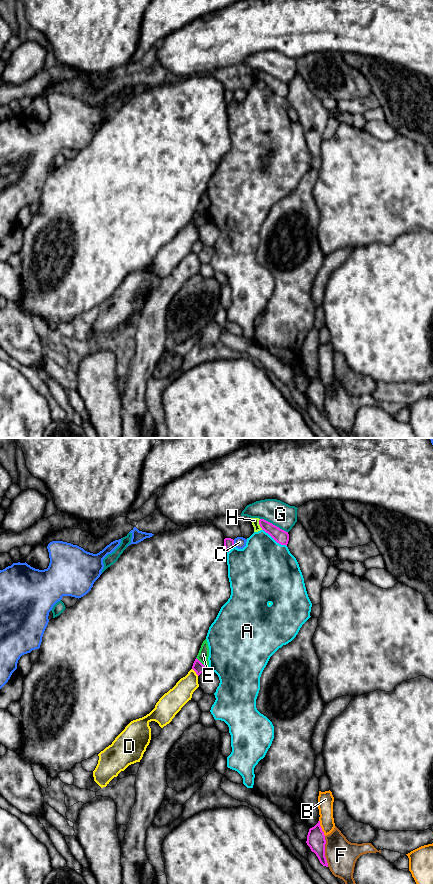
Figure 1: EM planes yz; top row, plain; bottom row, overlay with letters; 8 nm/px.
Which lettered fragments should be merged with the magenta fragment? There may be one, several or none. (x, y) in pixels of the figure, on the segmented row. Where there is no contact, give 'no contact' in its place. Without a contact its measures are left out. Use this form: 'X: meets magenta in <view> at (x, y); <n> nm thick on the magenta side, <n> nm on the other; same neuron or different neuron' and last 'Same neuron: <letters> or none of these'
A: meets magenta in yz at (274, 539); 110 nm thick on the magenta side, 460 nm on the other; different neuron
B: meets magenta in yz at (321, 828); 150 nm thick on the magenta side, 130 nm on the other; different neuron
C: meets magenta in yz at (233, 543); 80 nm thick on the magenta side, 90 nm on the other; different neuron
D: meets magenta in yz at (195, 671); 90 nm thick on the magenta side, 170 nm on the other; different neuron
E: meets magenta in yz at (201, 663); 90 nm thick on the magenta side, 90 nm on the other; different neuron
F: meets magenta in yz at (324, 851); 150 nm thick on the magenta side, 260 nm on the other; different neuron
G: meets magenta in yz at (274, 525); 110 nm thick on the magenta side, 200 nm on the other; different neuron
H: meets magenta in yz at (259, 524); 110 nm thick on the magenta side, 60 nm on the other; different neuron
Same neuron: none of these

